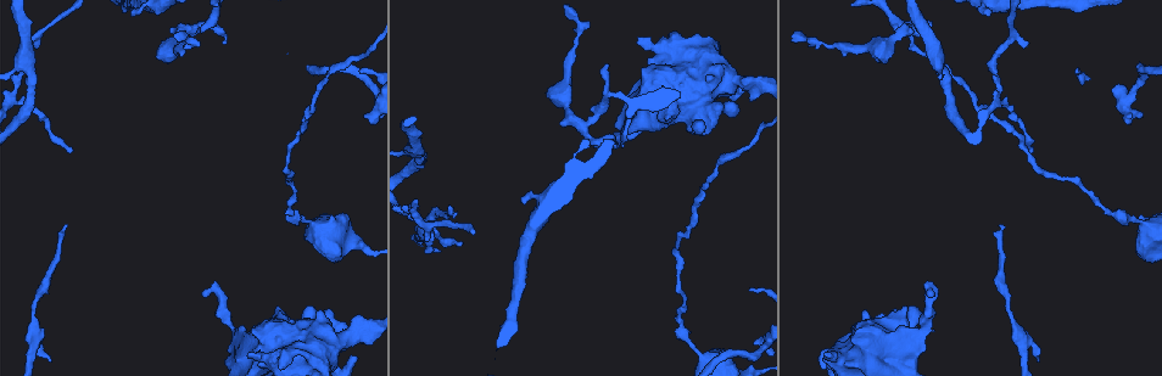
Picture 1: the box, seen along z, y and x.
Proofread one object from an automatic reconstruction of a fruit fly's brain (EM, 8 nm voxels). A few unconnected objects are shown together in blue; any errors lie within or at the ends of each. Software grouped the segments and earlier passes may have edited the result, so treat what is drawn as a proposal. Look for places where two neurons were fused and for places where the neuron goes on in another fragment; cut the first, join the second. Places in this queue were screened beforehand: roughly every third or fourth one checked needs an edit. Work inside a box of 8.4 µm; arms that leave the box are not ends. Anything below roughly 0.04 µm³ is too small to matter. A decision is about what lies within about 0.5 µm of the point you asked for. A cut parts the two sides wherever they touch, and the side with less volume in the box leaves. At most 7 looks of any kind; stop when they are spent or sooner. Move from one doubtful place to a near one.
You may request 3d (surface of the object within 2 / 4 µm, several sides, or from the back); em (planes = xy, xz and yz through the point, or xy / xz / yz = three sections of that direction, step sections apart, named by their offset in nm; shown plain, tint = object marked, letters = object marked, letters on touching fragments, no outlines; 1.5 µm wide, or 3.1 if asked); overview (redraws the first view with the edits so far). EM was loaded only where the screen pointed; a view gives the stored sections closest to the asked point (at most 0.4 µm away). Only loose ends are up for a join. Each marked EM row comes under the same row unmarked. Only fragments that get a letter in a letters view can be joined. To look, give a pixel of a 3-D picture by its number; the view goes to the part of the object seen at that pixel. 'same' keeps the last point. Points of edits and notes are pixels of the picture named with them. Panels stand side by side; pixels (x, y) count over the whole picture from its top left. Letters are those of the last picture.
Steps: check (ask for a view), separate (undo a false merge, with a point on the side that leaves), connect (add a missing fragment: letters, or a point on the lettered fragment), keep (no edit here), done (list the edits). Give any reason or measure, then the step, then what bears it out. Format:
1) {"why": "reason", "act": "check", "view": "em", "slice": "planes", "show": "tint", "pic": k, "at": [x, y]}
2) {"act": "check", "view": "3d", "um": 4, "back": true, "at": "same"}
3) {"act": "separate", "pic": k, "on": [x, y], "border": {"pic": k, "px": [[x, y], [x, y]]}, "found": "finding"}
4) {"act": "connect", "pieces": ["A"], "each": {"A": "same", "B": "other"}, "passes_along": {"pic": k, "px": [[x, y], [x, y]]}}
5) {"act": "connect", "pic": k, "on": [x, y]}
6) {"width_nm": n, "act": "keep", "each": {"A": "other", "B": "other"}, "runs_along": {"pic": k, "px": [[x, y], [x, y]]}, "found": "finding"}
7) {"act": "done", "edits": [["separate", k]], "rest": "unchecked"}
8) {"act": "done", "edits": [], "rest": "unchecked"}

{"act": "check", "view": "3d", "um": 4, "pic": 1, "at": [863, 311]}

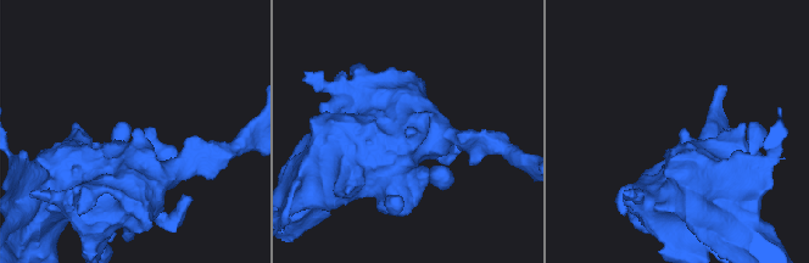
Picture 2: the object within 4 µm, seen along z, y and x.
{"act": "check", "view": "em", "slice": "planes", "show": "letters", "pic": 2, "at": [139, 128]}

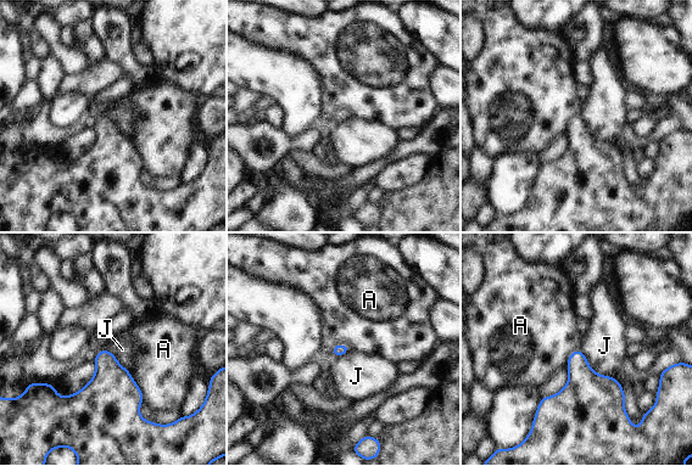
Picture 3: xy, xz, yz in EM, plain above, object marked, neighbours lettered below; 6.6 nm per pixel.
{"act": "keep", "each": {"A": "other", "J": "other"}, "border": {"pic": 3, "px": [[127, 370], [143, 394], [143, 402]]}, "found": "no lettered fragment goes on from it"}

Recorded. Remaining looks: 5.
{"why": "free end", "act": "check", "view": "em", "slice": "yz", "step": 8, "show": "letters", "pic": 1, "at": [907, 330]}

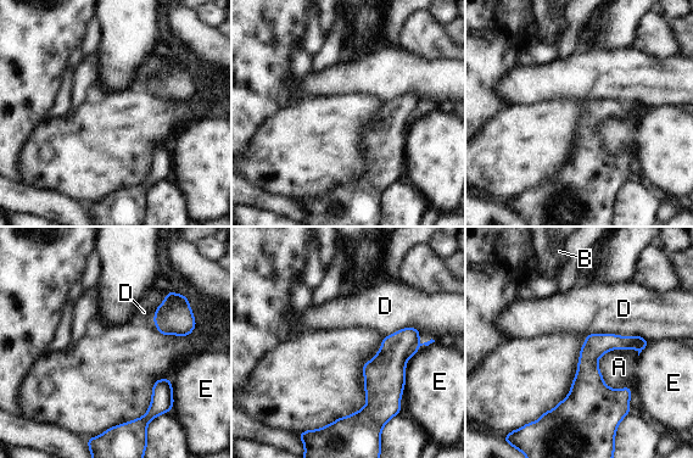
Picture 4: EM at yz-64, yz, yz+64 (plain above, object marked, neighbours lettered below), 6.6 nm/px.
{"why": "another direction", "act": "check", "view": "em", "slice": "planes", "show": "letters", "at": "same"}

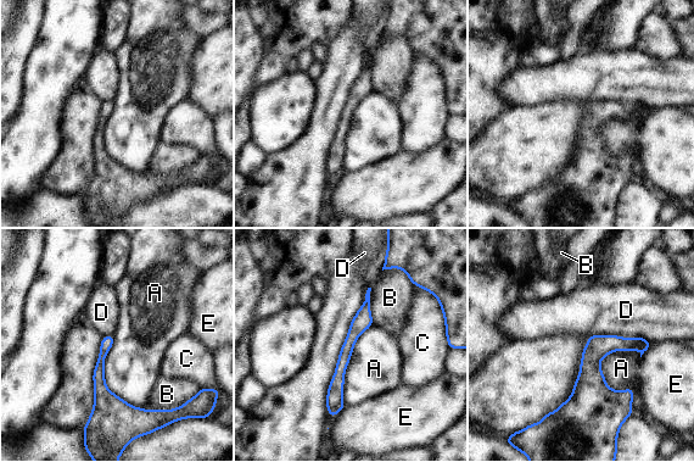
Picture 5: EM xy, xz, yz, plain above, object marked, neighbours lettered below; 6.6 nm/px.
{"longest_contact_nm": ["D", 420], "act": "keep", "each": {"A": "other", "B": "other", "C": "other", "D": "other", "E": "other"}, "found": "none of them fits"}

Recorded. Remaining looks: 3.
{"why": "thick end", "act": "check", "view": "3d", "um": 2, "pic": 1, "at": [247, 356]}

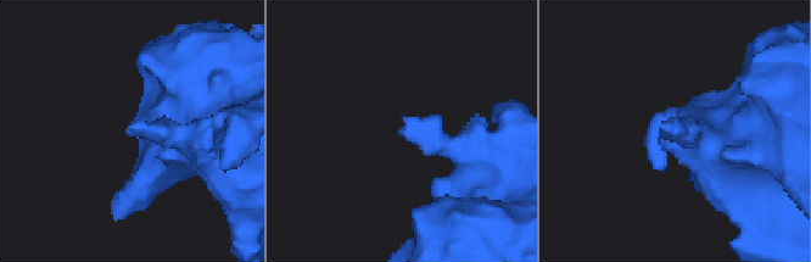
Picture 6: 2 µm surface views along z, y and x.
{"why": "need the tissue", "act": "check", "view": "em", "slice": "xy", "step": 8, "show": "letters", "pic": 6, "at": [130, 132]}

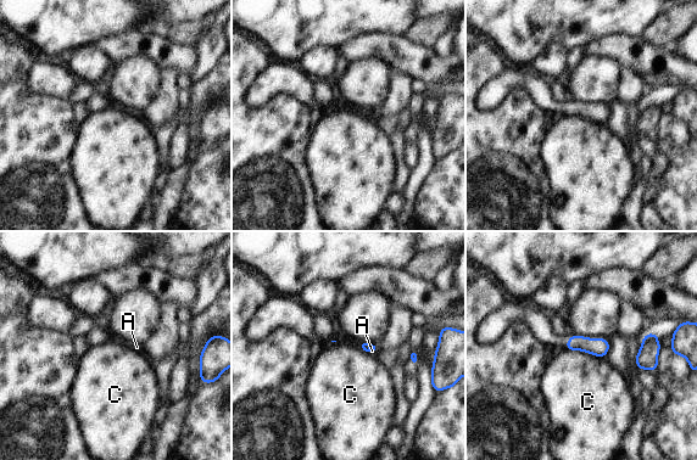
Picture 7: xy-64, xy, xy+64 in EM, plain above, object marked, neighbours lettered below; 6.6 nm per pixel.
{"act": "keep", "each": {"A": "other", "C": "other"}, "found": "no lettered fragment goes on from it"}

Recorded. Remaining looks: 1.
{"act": "done", "edits": [], "rest": "unchecked"}

